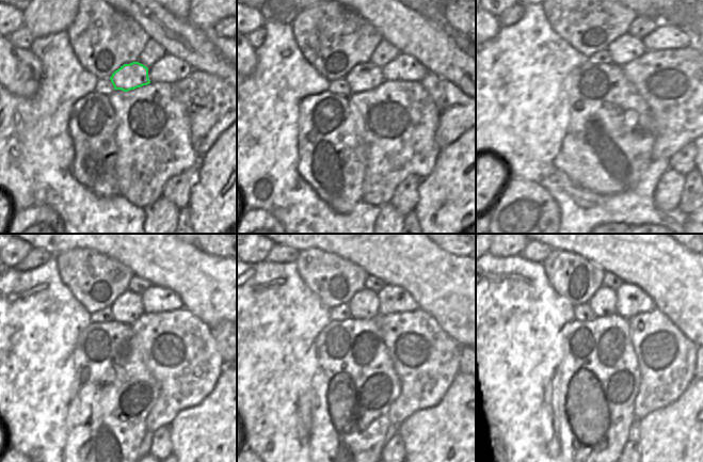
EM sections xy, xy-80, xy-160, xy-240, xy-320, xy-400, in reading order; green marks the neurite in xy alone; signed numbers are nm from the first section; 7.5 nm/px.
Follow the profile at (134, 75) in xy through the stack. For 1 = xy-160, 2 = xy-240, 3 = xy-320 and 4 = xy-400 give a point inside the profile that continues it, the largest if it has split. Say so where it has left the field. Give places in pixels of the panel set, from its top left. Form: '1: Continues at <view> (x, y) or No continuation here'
1: Continues at xy-160 (604, 73)
2: Continues at xy-240 (126, 308)
3: Continues at xy-320 (364, 305)
4: Continues at xy-400 (603, 302)

